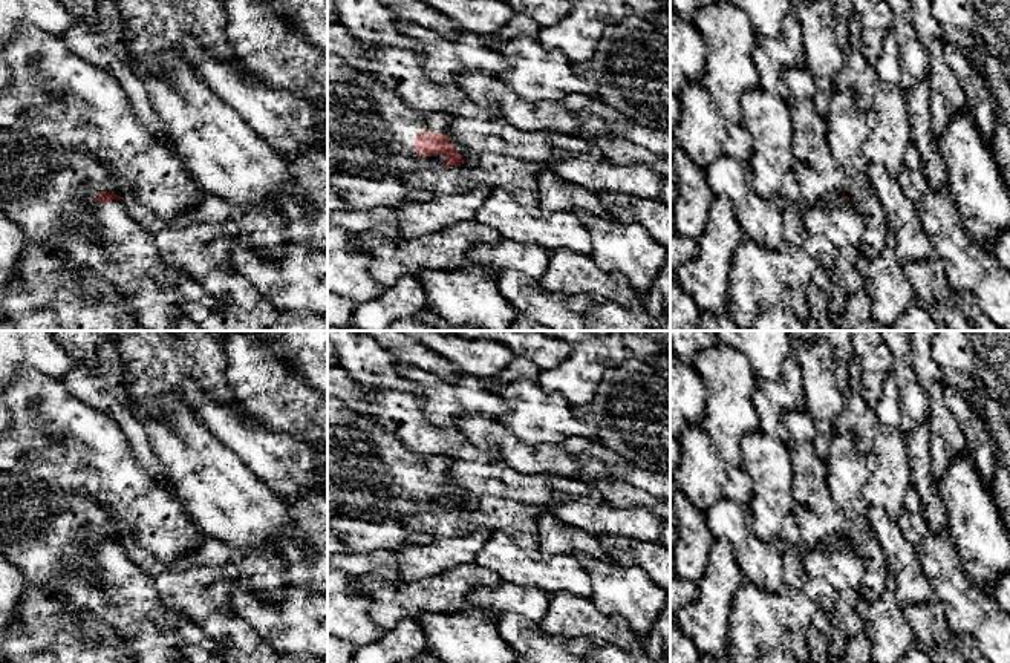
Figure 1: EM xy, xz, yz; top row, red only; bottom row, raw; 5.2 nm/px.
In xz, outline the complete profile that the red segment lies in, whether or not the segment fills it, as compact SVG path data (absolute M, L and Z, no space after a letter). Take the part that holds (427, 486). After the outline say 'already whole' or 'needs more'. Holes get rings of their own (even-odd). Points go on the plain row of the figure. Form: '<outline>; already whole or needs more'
M327 398L327 513L370 522L404 522L415 513L439 513L464 505L461 490L447 481L454 458L419 462L380 418L349 410Z; needs more

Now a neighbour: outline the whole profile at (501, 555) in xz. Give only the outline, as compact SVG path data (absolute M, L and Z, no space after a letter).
M502 530L493 531L476 556L476 565L493 571L505 583L526 585L546 593L565 591L589 600L592 597L591 579L572 554L537 559Z

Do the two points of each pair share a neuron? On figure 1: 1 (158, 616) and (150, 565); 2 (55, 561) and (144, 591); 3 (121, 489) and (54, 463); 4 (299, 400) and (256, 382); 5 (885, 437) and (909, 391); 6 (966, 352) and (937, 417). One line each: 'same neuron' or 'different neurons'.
1: different neurons
2: same neuron
3: same neuron
4: same neuron
5: different neurons
6: different neurons

